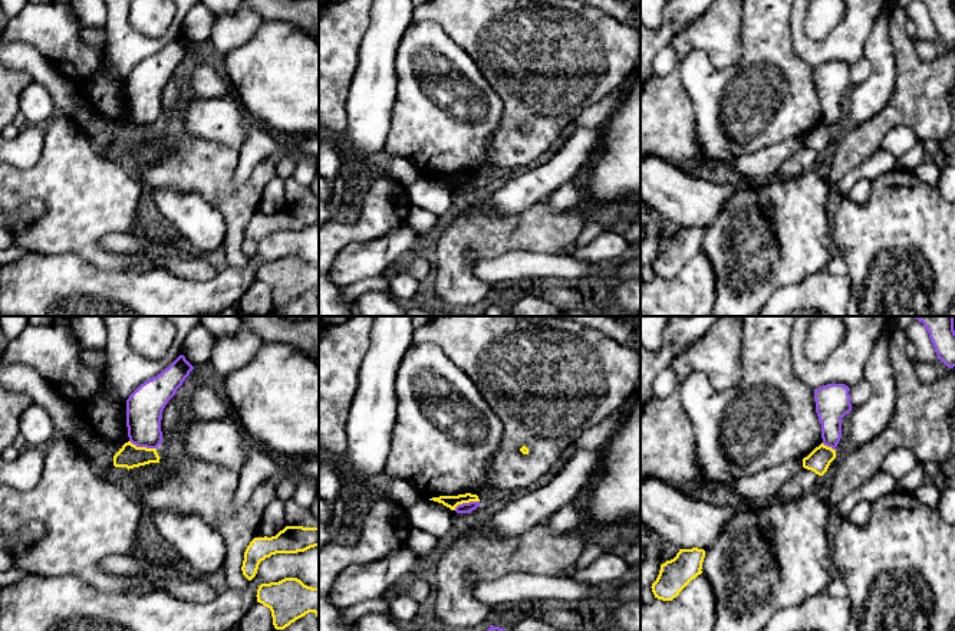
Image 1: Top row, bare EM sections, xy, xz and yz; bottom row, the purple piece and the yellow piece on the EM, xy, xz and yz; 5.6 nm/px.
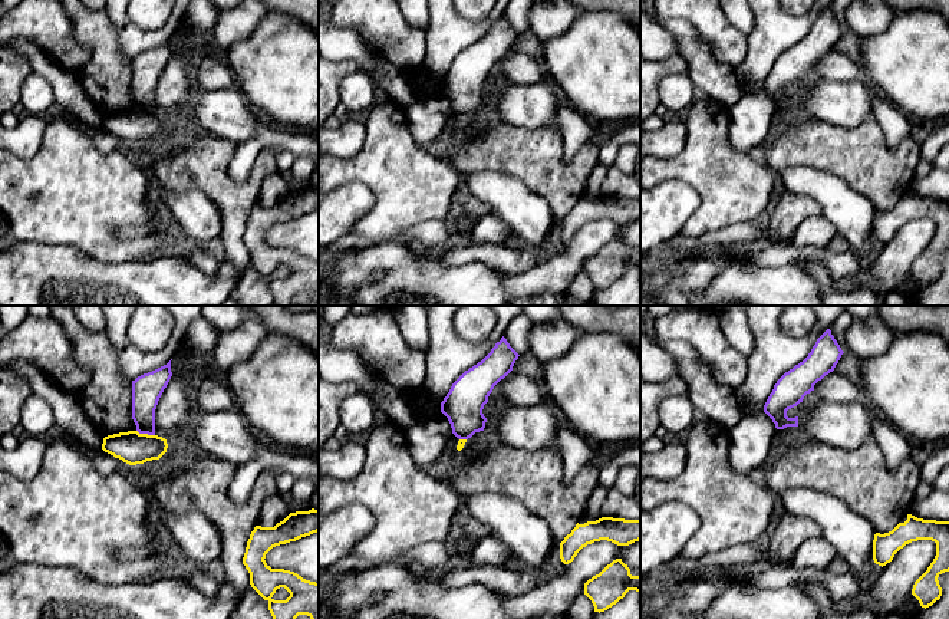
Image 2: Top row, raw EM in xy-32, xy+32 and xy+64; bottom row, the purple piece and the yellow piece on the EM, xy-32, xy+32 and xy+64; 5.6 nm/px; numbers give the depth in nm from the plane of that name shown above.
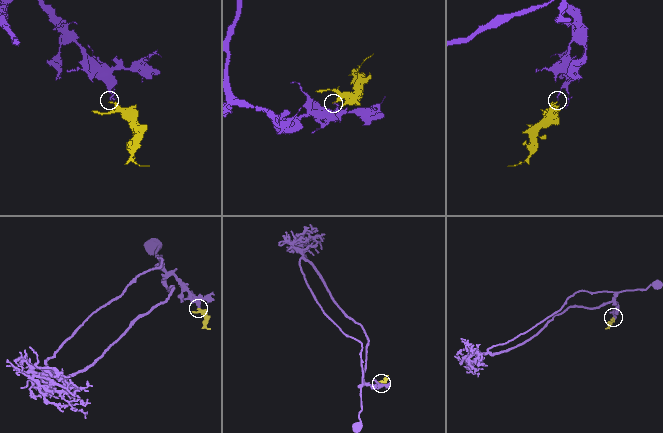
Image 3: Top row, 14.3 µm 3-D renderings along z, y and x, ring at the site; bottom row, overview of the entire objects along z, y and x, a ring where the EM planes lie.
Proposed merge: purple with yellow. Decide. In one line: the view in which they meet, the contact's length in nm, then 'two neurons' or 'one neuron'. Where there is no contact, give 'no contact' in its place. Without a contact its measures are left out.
meets purple in xy; contact 160 nm long; two neurons

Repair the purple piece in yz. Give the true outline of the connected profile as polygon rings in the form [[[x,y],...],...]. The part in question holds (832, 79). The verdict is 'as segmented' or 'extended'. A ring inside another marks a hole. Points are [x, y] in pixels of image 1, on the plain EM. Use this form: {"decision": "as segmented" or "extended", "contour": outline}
{"decision": "as segmented", "contour": [[[827,62],[814,68],[823,122],[833,128],[842,116],[842,96],[852,89],[849,69],[844,62]]]}

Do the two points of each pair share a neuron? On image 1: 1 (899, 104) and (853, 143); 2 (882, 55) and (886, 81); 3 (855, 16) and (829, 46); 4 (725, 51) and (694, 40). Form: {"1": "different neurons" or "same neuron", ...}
{"1": "same neuron", "2": "same neuron", "3": "same neuron", "4": "same neuron"}

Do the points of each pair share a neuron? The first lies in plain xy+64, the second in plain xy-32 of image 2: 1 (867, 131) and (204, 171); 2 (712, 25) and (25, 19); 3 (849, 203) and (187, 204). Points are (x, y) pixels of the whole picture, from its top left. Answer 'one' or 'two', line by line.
1: one
2: one
3: one

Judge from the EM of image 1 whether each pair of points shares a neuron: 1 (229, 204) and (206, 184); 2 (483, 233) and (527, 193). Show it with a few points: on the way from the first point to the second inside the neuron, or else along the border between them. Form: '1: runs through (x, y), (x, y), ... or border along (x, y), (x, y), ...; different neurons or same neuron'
1: runs through (223, 199), (211, 187); same neuron
2: border along (534, 203), (529, 209), (511, 214), (470, 210); different neurons

